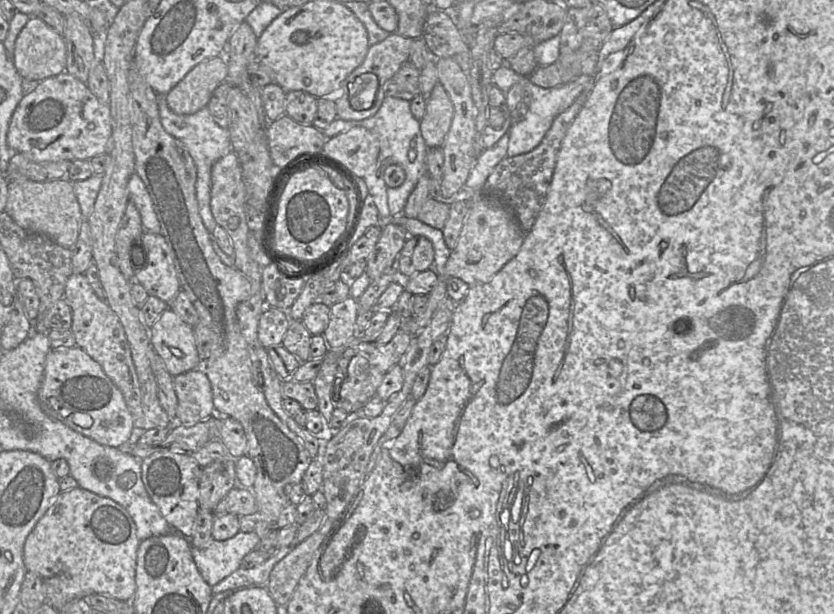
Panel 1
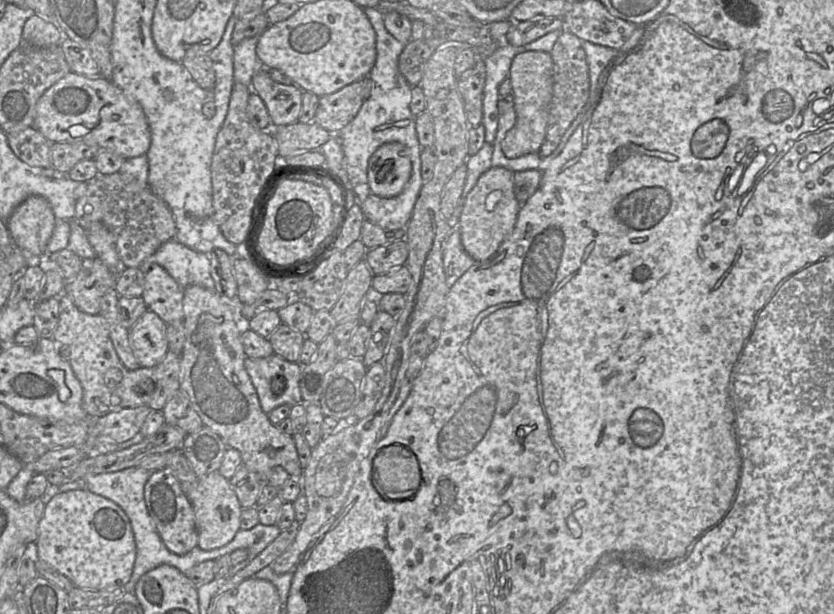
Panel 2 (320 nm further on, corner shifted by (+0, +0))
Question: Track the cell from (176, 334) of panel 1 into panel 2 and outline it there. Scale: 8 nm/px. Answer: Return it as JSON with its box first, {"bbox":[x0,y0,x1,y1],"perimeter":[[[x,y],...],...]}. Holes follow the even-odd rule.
{"bbox":[129,310,167,368],"perimeter":[[[147,310],[129,329],[129,344],[142,368],[153,368],[167,352],[167,324],[151,310]]]}

